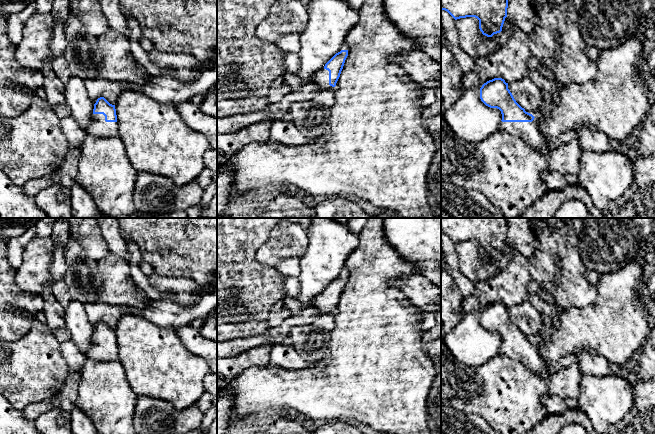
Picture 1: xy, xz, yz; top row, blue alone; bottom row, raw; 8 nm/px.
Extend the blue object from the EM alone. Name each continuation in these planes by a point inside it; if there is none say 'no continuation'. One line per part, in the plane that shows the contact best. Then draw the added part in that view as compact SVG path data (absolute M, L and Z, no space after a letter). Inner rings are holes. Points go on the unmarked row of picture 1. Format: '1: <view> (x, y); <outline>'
1: yz (529, 356); M535 342L532 346L501 346L499 354L521 362L542 378L550 376Z

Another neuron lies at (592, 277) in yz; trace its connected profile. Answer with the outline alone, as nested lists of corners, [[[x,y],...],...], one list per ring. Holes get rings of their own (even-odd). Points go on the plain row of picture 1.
[[[587,270],[586,279],[591,285],[596,287],[599,281],[599,274],[596,273],[595,271]]]

